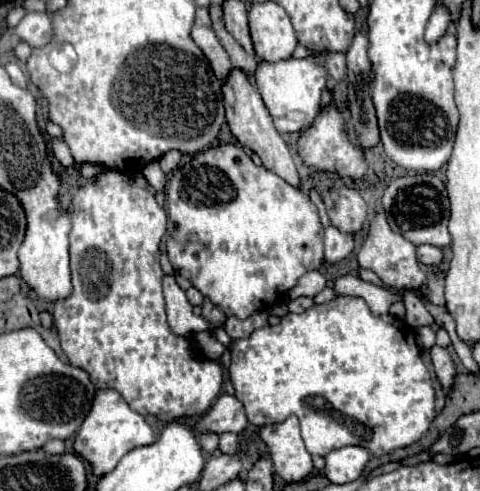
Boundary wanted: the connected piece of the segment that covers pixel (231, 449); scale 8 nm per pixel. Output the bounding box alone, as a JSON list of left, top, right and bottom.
[218,433,238,455]

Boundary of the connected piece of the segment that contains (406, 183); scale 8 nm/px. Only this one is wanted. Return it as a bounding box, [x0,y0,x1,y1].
[382,173,450,247]

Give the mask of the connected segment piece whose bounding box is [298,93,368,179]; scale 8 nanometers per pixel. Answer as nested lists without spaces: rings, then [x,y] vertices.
[[[324,93],[322,95],[322,111],[316,117],[316,121],[312,123],[312,127],[308,131],[302,133],[302,137],[298,139],[298,153],[304,159],[304,163],[308,167],[318,167],[322,171],[336,171],[342,177],[364,177],[368,163],[364,159],[364,151],[358,145],[352,145],[348,141],[348,135],[344,133],[344,119],[340,115],[340,111],[332,105],[332,95]]]

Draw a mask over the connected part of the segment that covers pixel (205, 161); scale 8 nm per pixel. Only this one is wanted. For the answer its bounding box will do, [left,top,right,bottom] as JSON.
[166,145,324,319]

